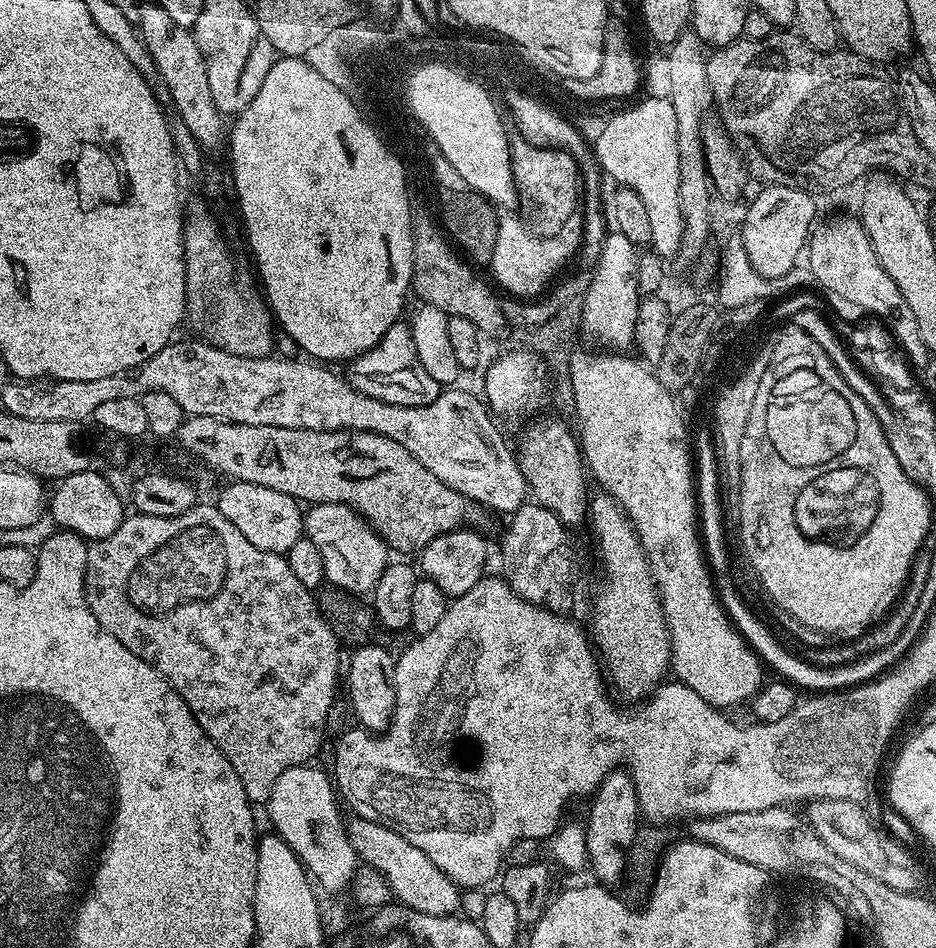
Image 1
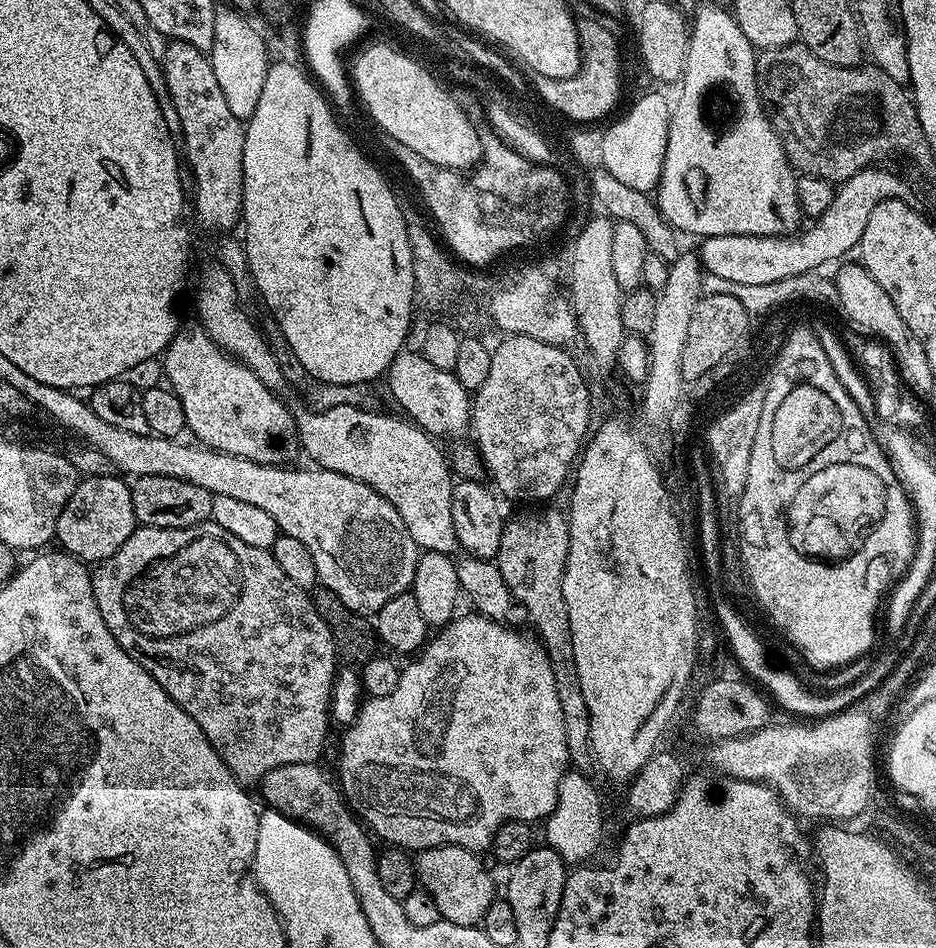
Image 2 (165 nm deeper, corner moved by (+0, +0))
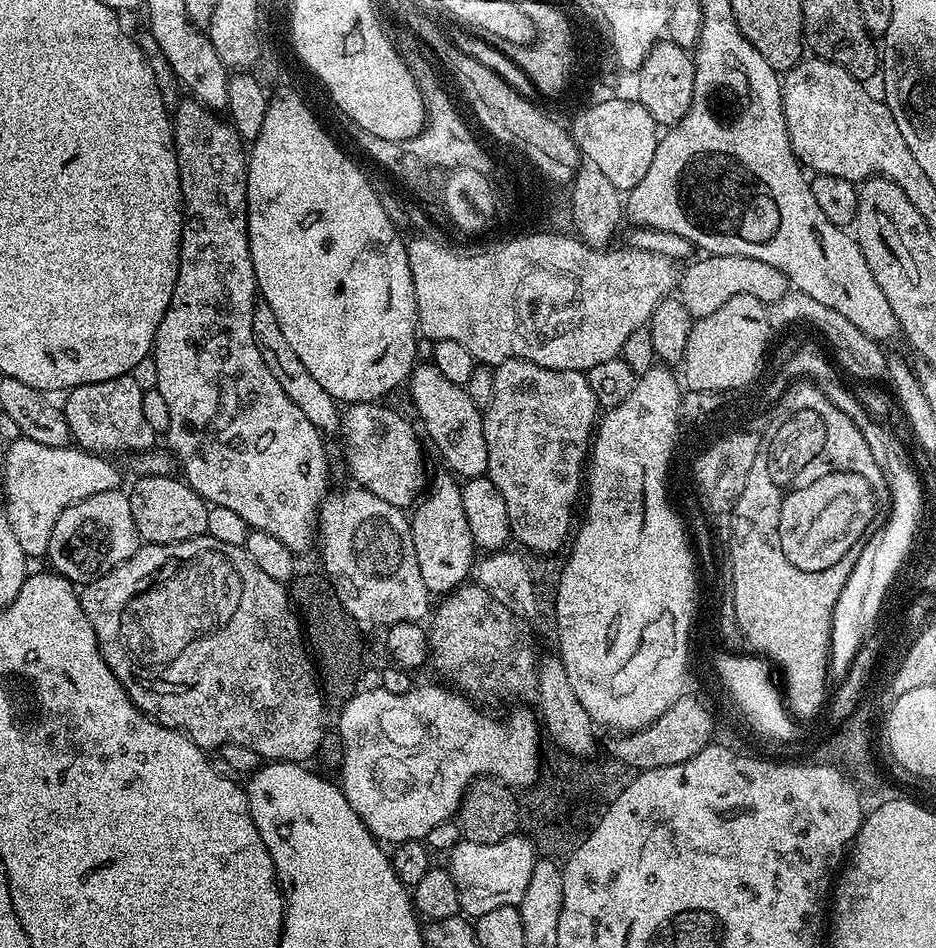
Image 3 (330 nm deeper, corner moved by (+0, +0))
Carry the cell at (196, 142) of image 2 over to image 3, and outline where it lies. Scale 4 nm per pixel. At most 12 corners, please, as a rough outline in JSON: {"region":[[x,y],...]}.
{"region":[[172,116],[184,229],[150,353],[209,505],[318,540],[326,440],[255,344],[248,157]]}

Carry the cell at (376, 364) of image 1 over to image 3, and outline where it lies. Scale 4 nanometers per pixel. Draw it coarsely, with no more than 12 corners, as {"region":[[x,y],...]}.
{"region":[[431,362],[406,389],[460,478],[488,471],[484,414]]}

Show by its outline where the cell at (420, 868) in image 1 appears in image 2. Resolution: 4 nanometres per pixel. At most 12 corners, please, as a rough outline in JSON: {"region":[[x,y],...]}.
{"region":[[425,848],[418,880],[441,917],[476,926],[497,899],[477,853]]}

